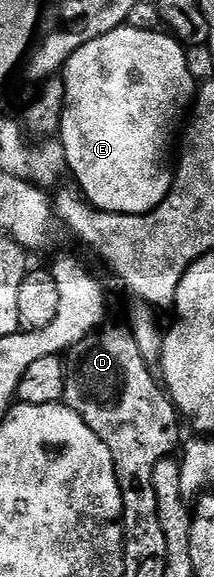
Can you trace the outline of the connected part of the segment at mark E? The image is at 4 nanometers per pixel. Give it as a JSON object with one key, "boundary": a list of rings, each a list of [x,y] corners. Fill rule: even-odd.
{"boundary":[[[125,23],[118,26],[114,31],[110,31],[93,41],[88,41],[82,47],[78,47],[78,51],[74,51],[74,55],[68,61],[68,64],[64,66],[62,70],[63,77],[64,110],[60,116],[58,140],[66,151],[68,173],[71,176],[76,176],[77,183],[75,182],[75,184],[78,186],[84,200],[92,208],[100,210],[101,213],[121,213],[122,215],[138,215],[140,217],[144,213],[157,209],[168,197],[168,192],[172,189],[174,180],[174,146],[177,144],[178,134],[181,132],[182,126],[185,124],[186,118],[189,116],[196,100],[198,82],[190,71],[188,49],[167,31],[137,31],[135,27],[130,27]]]}

